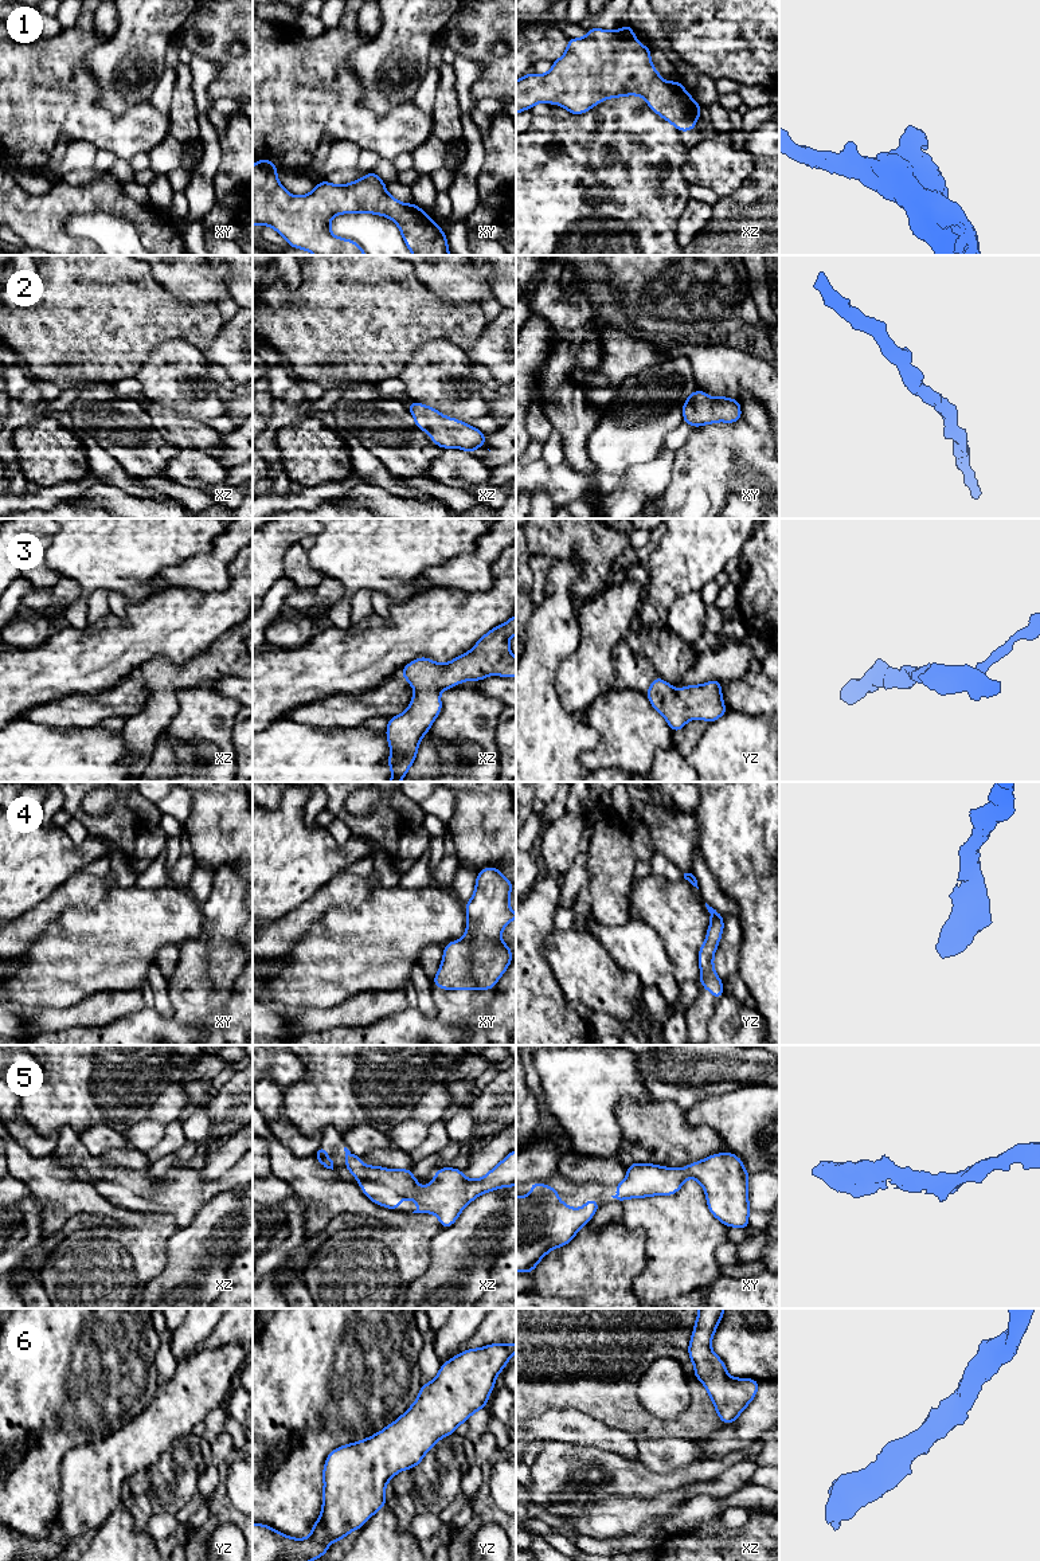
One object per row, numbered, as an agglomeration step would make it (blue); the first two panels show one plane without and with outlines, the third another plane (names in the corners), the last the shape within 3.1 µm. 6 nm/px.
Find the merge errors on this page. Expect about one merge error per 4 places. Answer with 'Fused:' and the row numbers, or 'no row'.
Fused: no row

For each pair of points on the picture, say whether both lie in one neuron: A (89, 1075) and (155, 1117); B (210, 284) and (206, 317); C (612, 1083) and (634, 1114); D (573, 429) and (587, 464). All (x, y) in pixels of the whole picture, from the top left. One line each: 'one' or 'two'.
A: two
B: two
C: two
D: one

